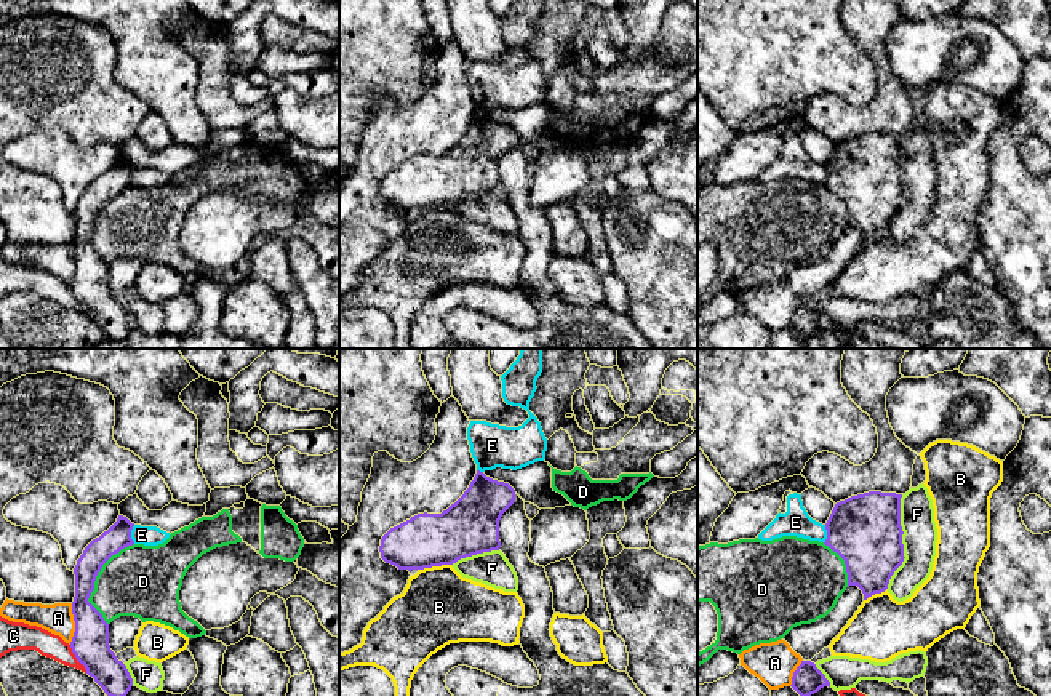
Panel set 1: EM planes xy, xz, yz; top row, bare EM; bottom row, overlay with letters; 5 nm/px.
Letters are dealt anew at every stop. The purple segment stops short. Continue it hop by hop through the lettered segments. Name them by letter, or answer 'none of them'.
none of them

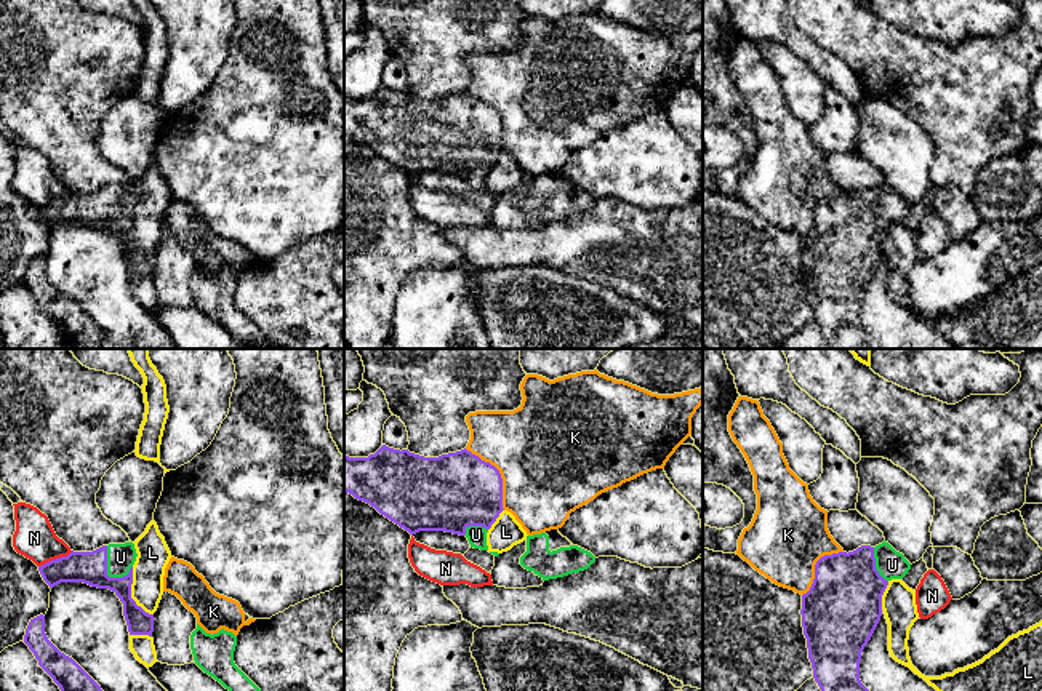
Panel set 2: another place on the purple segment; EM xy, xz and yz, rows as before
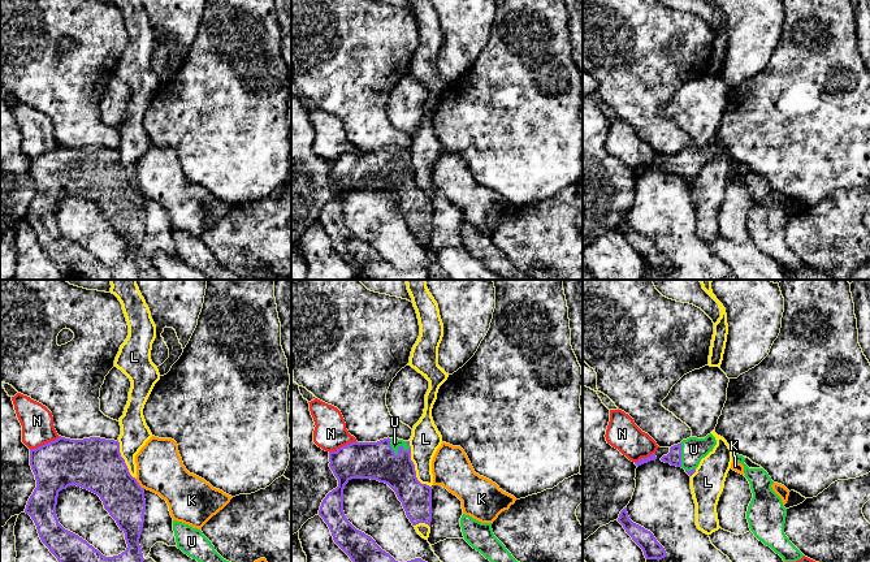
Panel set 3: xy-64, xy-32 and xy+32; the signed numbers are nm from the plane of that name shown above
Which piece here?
U

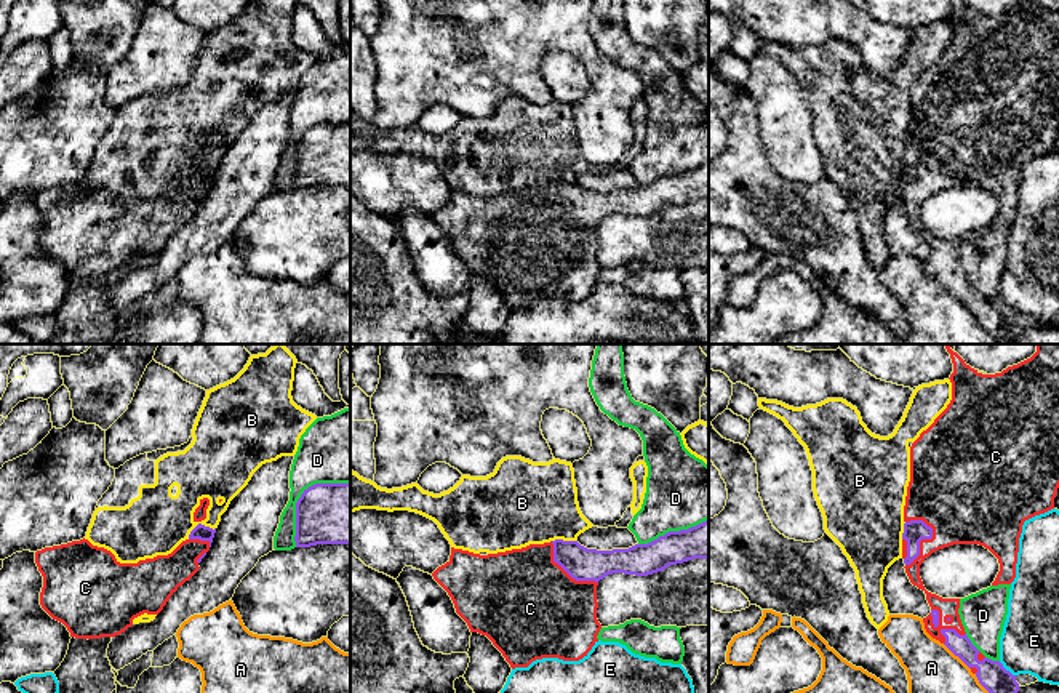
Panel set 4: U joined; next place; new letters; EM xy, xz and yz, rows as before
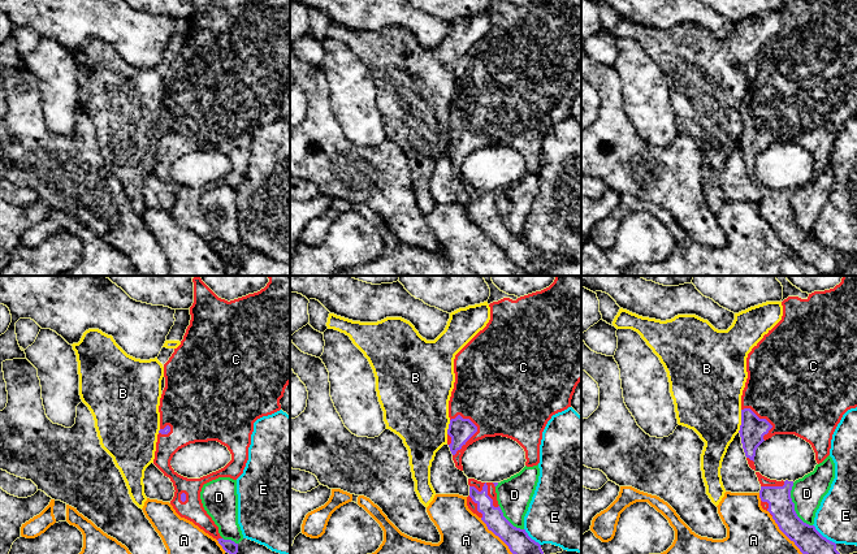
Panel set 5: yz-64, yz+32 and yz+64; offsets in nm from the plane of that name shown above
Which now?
C

